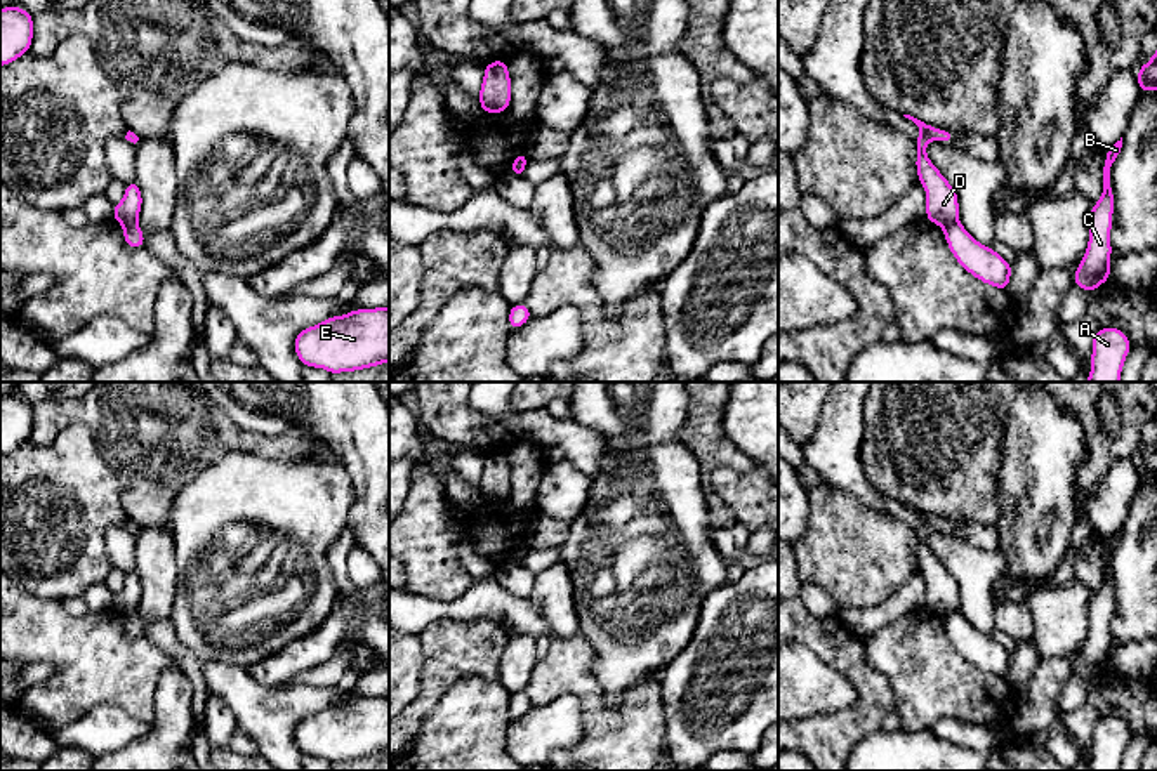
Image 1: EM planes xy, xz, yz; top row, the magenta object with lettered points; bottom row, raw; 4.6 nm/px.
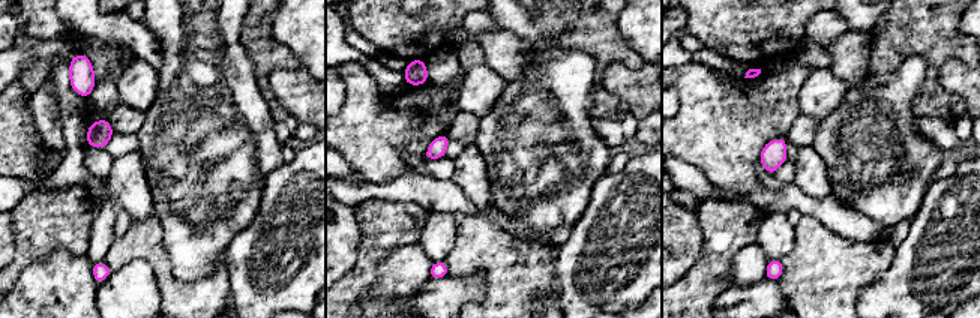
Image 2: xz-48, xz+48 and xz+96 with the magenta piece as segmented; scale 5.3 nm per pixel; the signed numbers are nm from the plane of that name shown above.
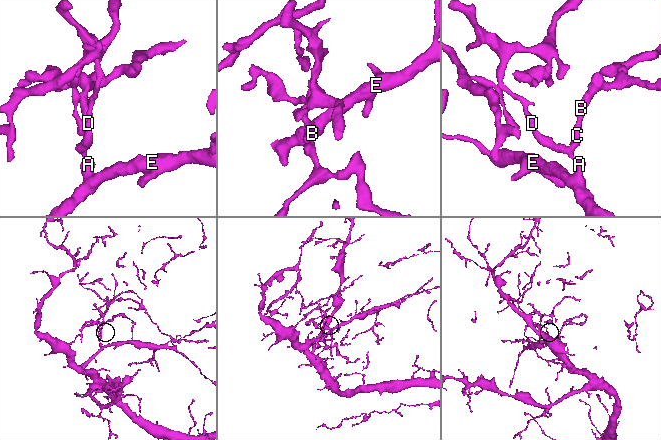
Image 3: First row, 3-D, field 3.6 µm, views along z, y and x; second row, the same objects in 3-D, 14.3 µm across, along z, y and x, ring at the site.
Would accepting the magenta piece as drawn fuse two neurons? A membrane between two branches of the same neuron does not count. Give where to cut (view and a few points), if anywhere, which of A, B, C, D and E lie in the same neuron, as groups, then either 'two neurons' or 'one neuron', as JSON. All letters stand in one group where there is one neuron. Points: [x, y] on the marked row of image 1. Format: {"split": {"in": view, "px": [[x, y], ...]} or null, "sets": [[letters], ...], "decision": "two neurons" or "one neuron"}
{"split": {"in": "yz", "px": [[956, 221], [942, 226]]}, "sets": [["A", "B", "C", "E"], ["D"]], "decision": "two neurons"}

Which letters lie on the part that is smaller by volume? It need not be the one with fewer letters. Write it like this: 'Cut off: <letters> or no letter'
Cut off: D

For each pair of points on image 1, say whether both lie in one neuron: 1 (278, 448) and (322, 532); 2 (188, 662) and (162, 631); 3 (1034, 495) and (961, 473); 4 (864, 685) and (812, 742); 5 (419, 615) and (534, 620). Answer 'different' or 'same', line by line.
1: different
2: same
3: different
4: same
5: same

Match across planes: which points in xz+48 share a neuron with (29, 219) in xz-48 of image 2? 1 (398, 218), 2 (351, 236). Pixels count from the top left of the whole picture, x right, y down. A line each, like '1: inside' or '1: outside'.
1: inside
2: outside

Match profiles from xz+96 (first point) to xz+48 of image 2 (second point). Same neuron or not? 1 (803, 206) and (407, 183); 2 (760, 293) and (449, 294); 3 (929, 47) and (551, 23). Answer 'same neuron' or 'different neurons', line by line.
1: same neuron
2: same neuron
3: different neurons

